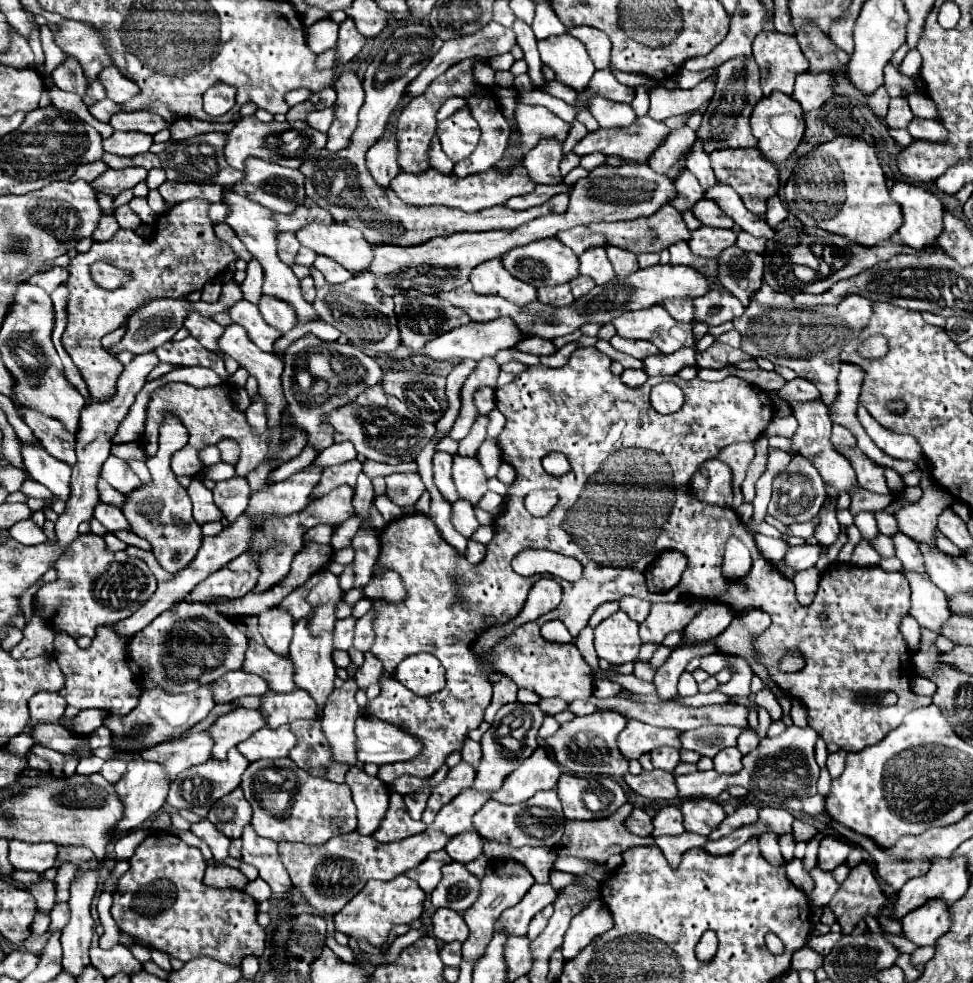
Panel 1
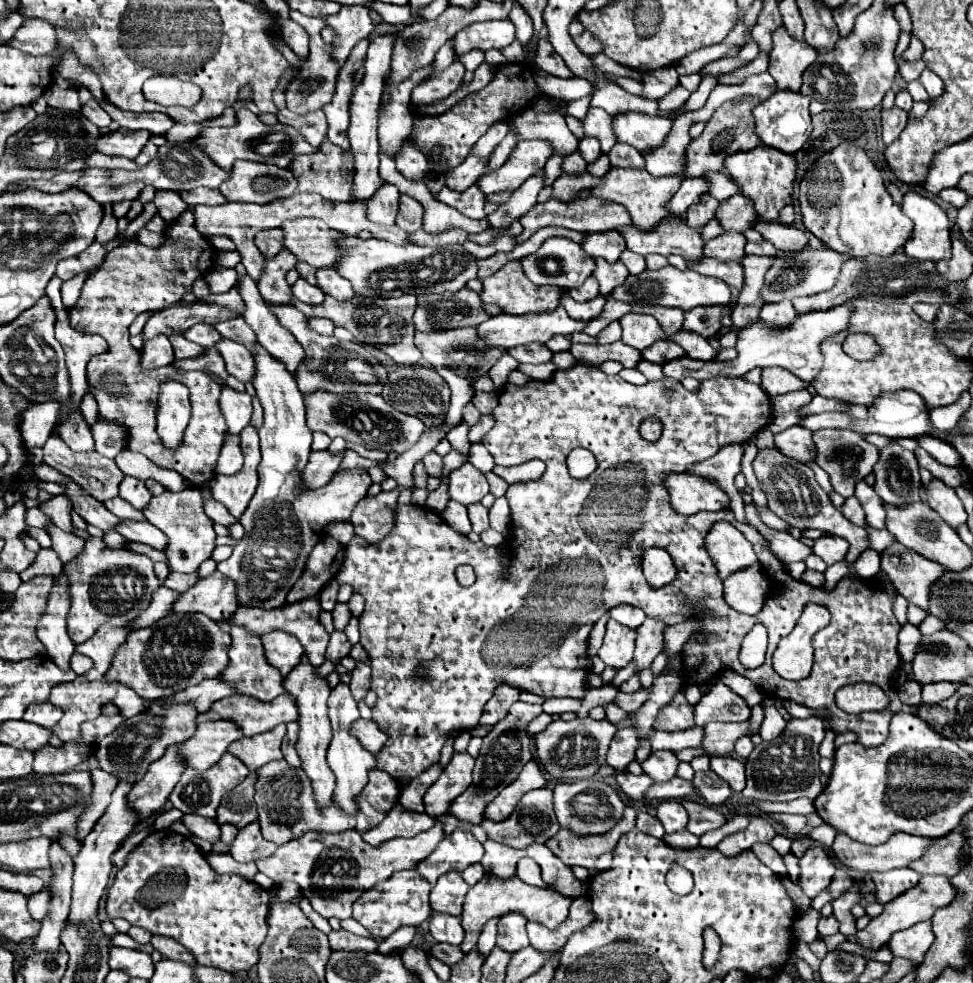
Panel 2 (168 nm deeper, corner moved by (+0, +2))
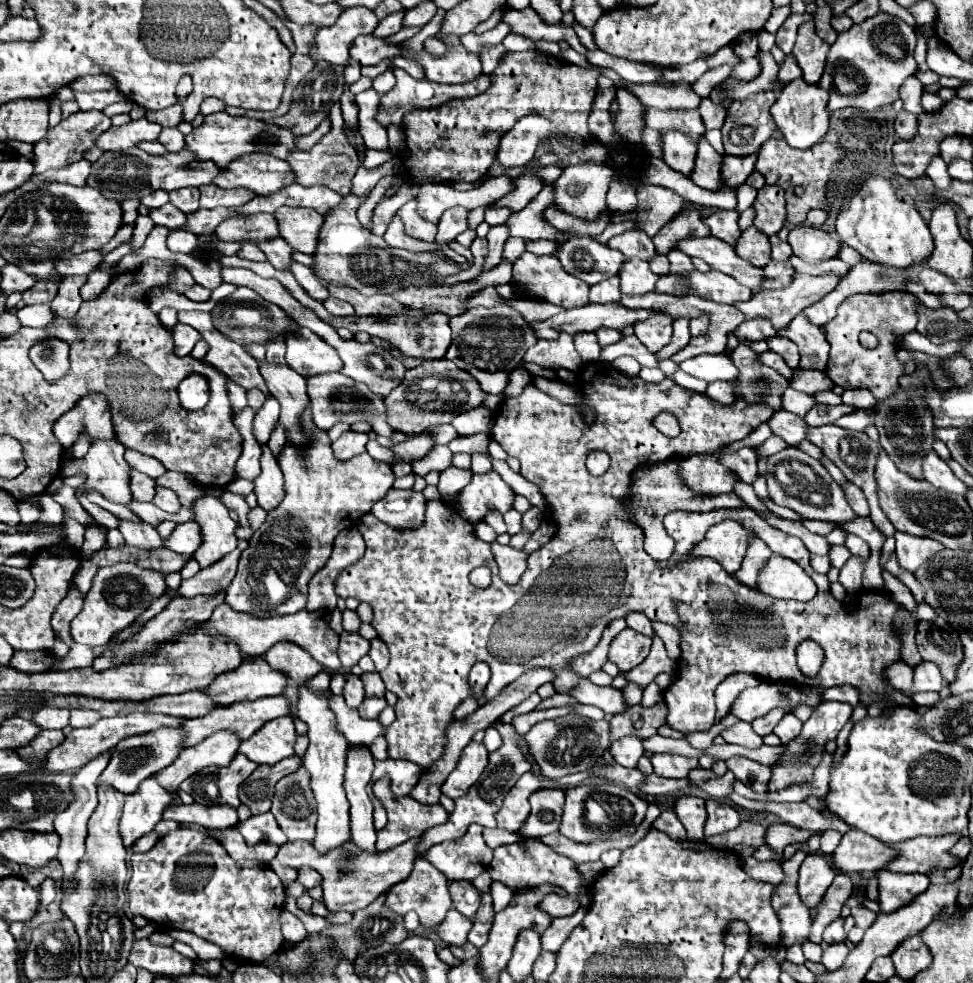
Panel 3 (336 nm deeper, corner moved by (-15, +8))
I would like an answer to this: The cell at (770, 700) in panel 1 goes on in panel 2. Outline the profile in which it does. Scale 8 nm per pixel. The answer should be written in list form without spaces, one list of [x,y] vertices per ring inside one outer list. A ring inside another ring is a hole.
[[[765,699],[763,701],[763,707],[765,707],[765,721],[761,723],[761,729],[759,729],[759,735],[763,741],[771,741],[773,737],[779,737],[781,731],[785,729],[785,721],[783,717],[779,715],[779,711],[775,709],[773,705],[773,699]]]

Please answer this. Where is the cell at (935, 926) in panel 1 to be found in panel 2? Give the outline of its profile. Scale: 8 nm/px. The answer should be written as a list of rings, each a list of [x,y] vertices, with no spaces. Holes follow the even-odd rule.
[[[919,923],[913,925],[905,931],[897,931],[891,935],[887,947],[893,953],[893,957],[905,957],[909,959],[915,967],[921,965],[927,949],[933,945],[933,931],[931,923]]]

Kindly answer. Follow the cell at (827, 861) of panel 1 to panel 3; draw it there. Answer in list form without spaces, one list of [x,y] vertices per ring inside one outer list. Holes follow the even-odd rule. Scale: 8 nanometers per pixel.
[[[810,853],[804,863],[800,865],[800,879],[798,879],[798,893],[806,907],[814,909],[816,903],[824,897],[826,889],[832,885],[834,877],[838,875],[832,859],[824,853]]]

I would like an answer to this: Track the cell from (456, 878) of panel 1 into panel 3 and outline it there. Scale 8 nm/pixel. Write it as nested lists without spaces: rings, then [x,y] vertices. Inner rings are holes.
[[[452,881],[450,895],[454,901],[454,909],[472,919],[476,909],[480,907],[480,893],[476,891],[476,887],[470,881]]]

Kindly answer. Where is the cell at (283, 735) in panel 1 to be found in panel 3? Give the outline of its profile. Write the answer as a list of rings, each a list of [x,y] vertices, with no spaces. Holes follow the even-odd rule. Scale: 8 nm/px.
[[[278,717],[268,721],[256,735],[240,743],[238,753],[246,755],[258,765],[276,765],[278,761],[294,755],[296,729],[292,717]]]

